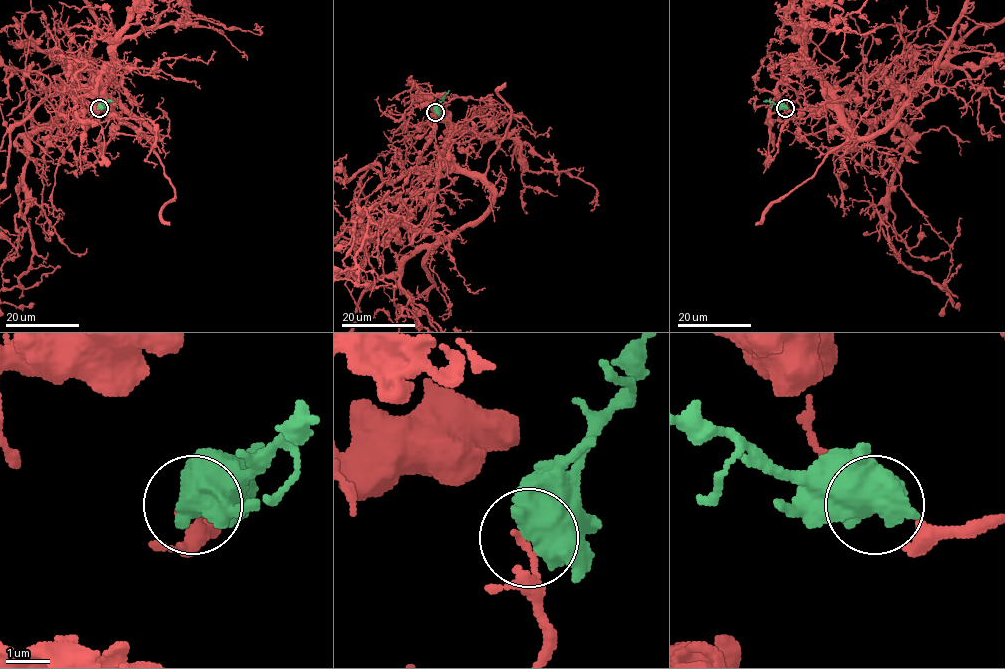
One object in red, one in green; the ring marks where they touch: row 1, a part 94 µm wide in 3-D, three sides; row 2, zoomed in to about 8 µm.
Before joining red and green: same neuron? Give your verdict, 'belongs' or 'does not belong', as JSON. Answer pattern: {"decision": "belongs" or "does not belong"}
{"decision": "does not belong"}

